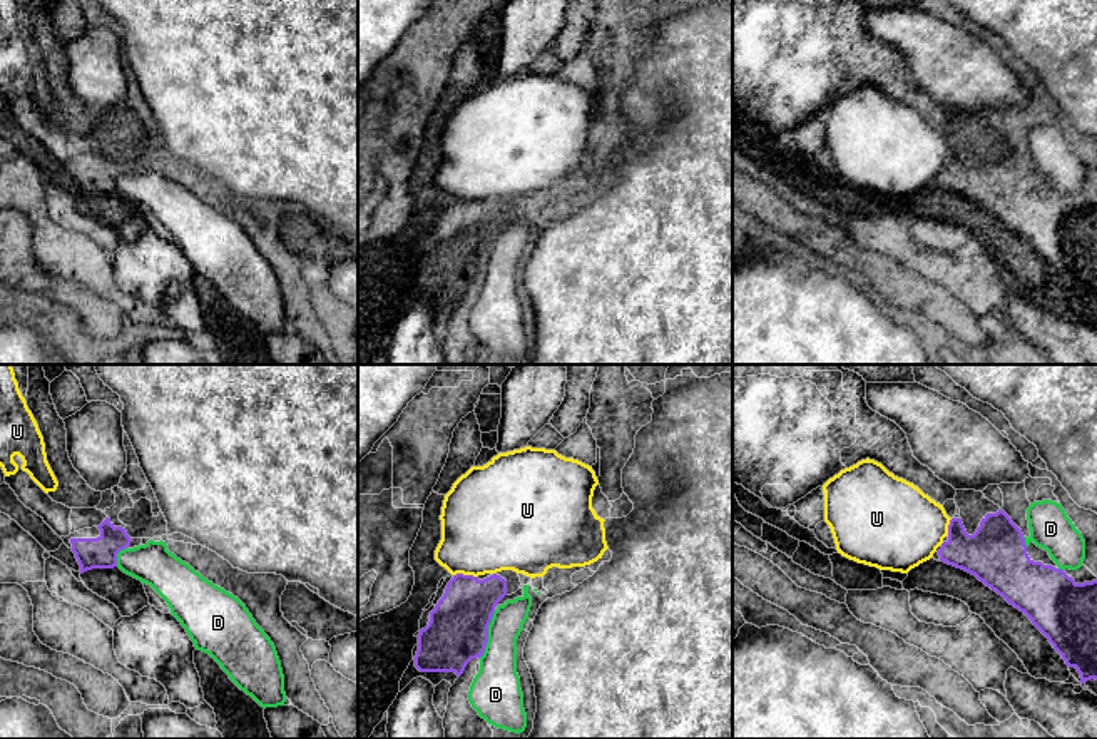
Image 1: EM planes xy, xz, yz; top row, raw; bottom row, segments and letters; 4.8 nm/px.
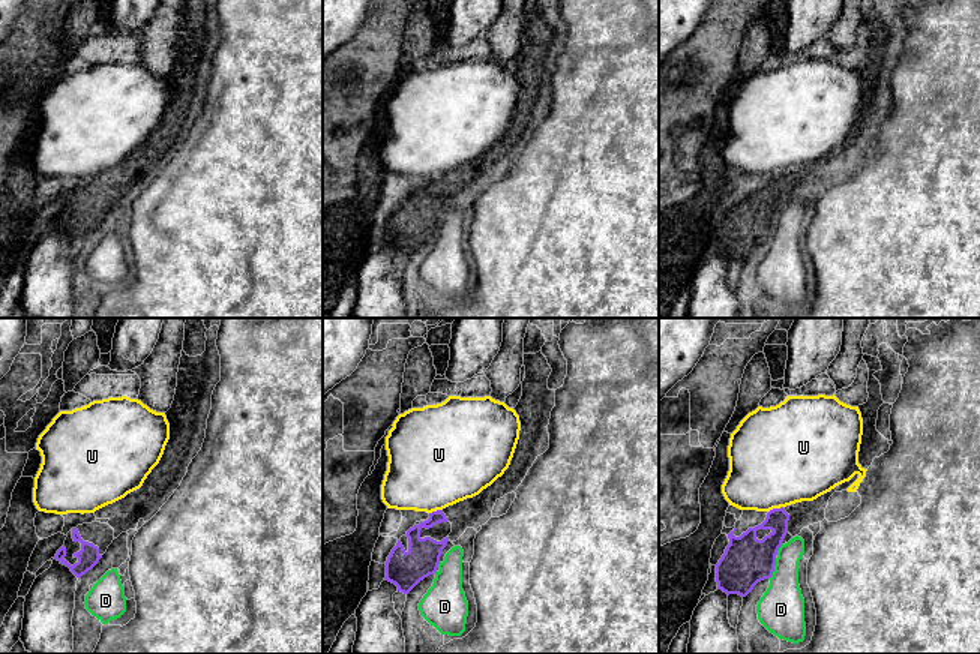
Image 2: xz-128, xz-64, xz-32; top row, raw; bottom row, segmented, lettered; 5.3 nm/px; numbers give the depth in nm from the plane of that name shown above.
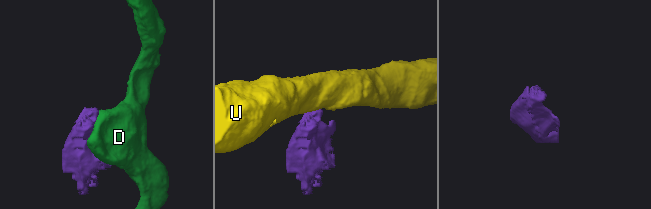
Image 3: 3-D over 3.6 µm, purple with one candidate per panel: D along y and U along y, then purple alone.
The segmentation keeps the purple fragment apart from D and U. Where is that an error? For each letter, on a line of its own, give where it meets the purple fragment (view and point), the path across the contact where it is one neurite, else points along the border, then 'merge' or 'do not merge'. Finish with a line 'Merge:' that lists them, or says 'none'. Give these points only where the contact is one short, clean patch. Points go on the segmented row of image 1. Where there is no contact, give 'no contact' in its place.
D: contact xz (487, 634); do not merge
U: contact xz (465, 575); border xz (454, 574), (472, 574), (477, 577); do not merge
Merge: none

